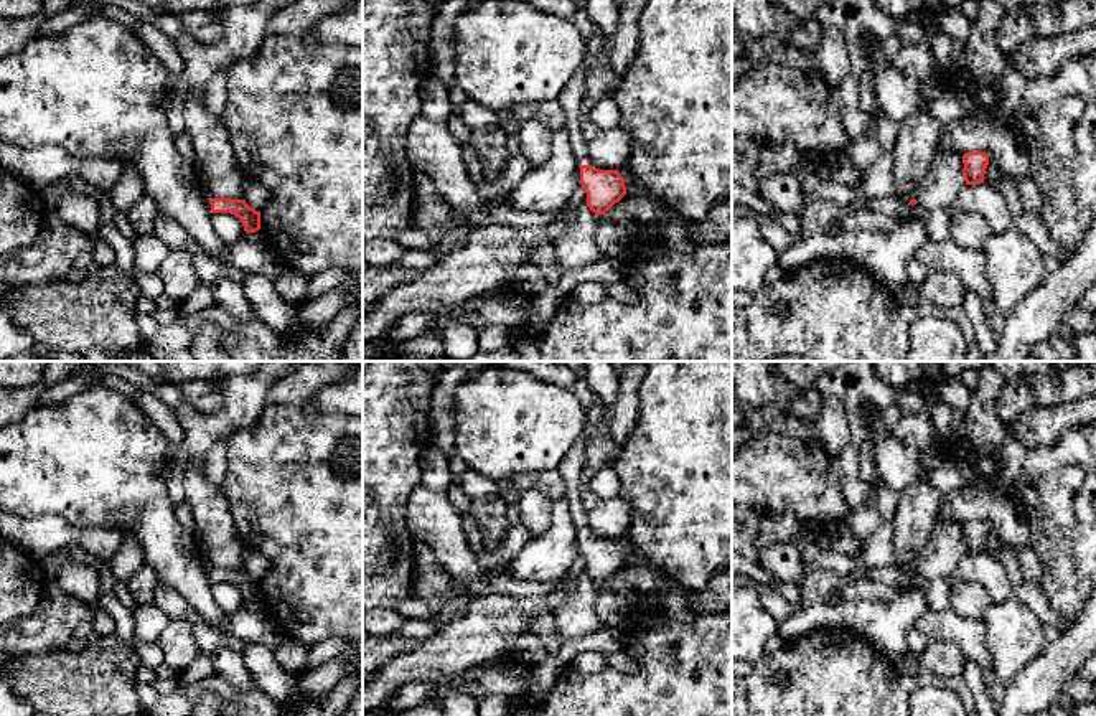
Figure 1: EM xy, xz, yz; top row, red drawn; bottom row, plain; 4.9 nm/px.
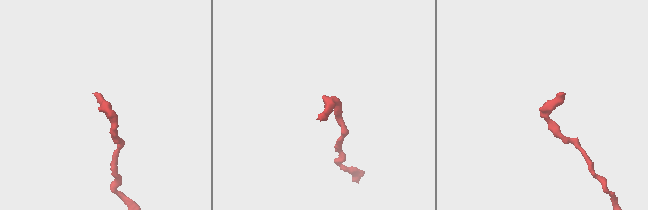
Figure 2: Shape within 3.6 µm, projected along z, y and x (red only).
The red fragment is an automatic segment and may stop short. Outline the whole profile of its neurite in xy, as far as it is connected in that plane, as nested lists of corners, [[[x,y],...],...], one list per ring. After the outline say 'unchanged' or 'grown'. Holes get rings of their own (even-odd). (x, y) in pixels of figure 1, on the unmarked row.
[[[209,568],[213,582],[231,582],[237,586],[246,602],[260,599],[260,581],[251,577],[246,569]]]; unchanged

